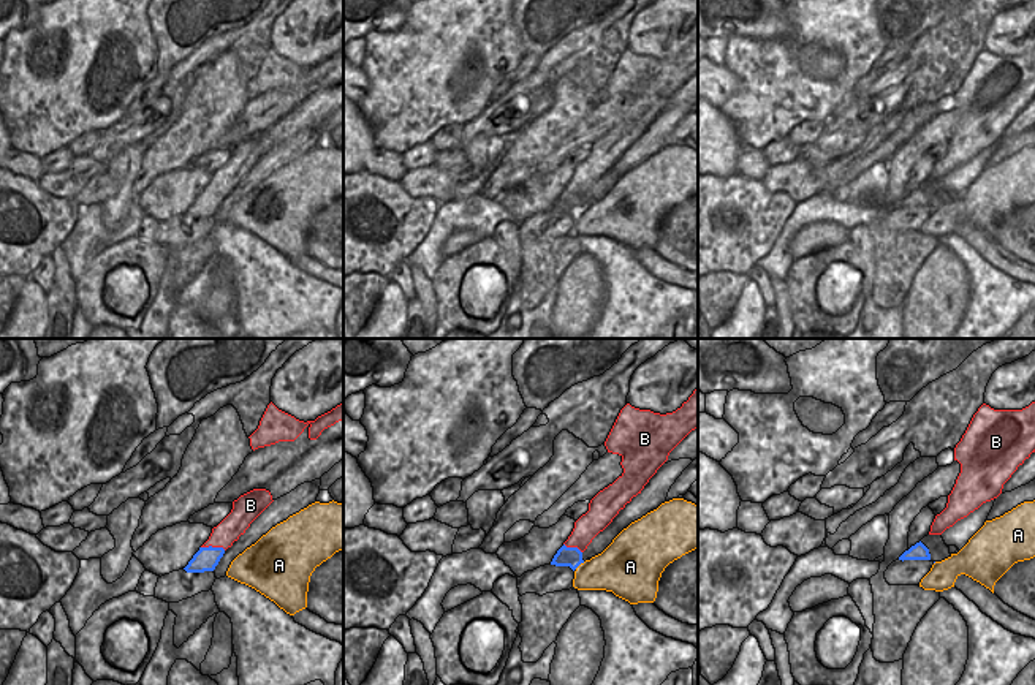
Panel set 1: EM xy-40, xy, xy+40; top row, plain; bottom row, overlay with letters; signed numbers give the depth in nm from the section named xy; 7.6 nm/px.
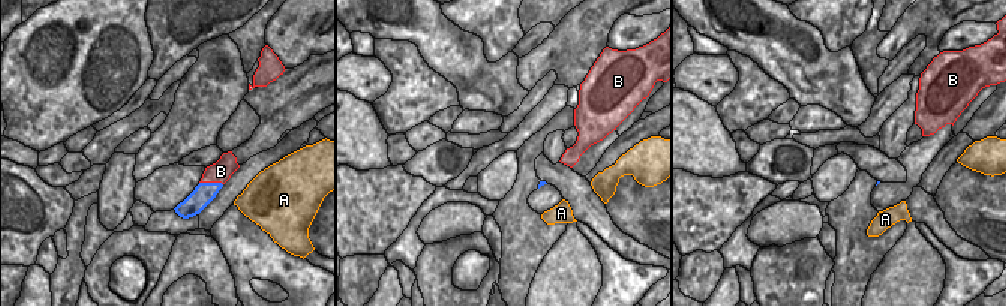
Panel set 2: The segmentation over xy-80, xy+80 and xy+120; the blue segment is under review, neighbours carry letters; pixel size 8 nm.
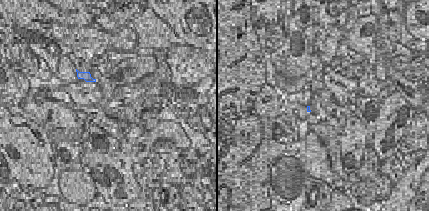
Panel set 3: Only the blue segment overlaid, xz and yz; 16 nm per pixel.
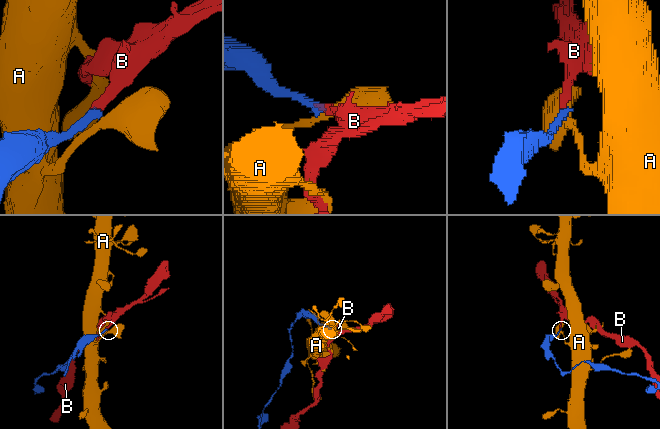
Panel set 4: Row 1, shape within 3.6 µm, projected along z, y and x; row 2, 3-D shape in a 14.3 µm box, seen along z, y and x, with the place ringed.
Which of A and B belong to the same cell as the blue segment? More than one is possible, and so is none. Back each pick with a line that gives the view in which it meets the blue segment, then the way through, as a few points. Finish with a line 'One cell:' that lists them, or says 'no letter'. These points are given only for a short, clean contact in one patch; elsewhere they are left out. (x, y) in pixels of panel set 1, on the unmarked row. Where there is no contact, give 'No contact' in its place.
One cell: no letter.

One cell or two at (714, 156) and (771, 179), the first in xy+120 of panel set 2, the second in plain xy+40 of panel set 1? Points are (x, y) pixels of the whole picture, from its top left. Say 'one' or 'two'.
two

